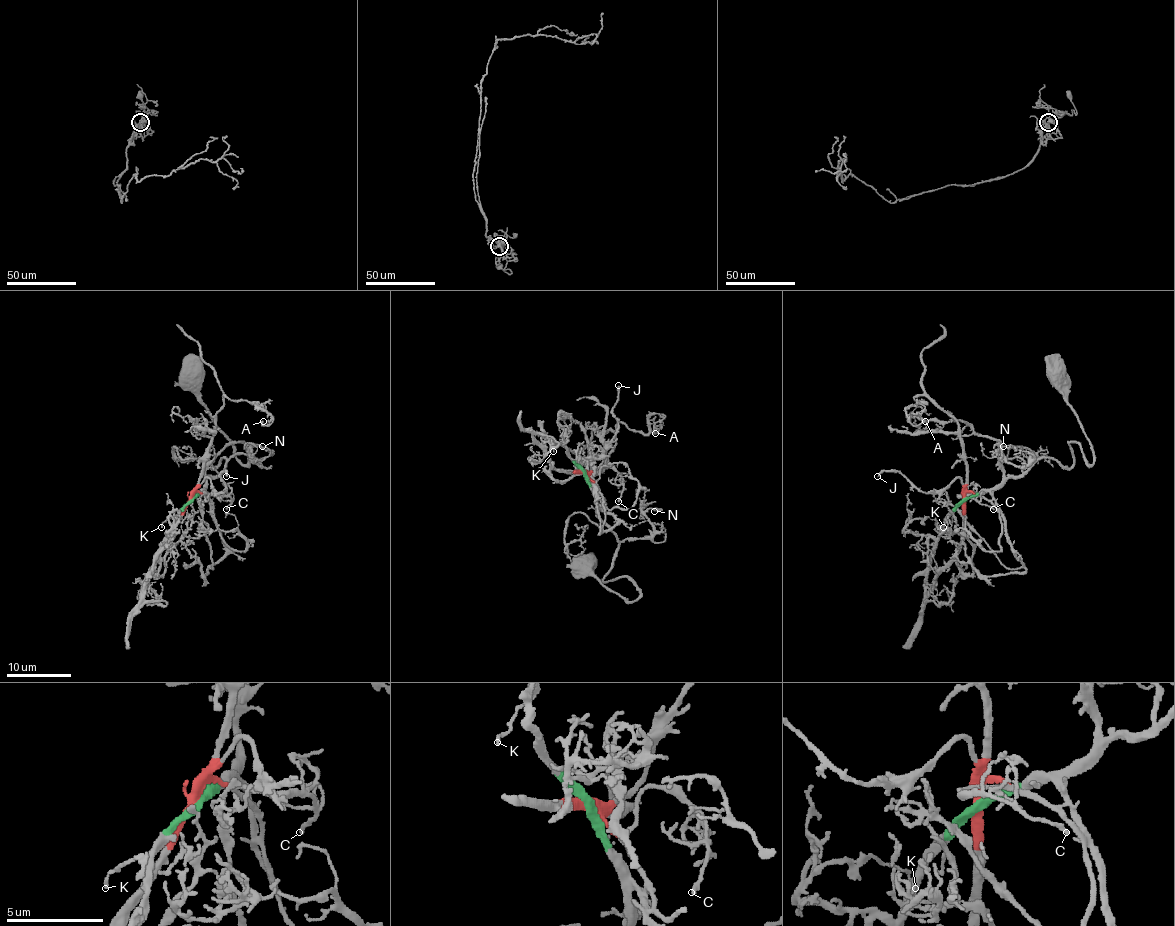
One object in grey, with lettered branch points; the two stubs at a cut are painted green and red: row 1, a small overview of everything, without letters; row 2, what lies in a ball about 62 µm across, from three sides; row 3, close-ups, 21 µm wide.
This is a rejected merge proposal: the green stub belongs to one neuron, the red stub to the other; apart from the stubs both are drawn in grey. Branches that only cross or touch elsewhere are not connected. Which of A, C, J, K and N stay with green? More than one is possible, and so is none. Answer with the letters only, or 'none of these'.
K, N

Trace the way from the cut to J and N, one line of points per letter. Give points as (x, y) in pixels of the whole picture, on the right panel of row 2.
J: (964, 499), (964, 485), (958, 478), (934, 493), (925, 493), (898, 472), (882, 472), (877, 477)
N: (964, 499), (1019, 477), (1032, 462), (1031, 454), (1027, 462), (1014, 465), (1000, 461), (1003, 446)

